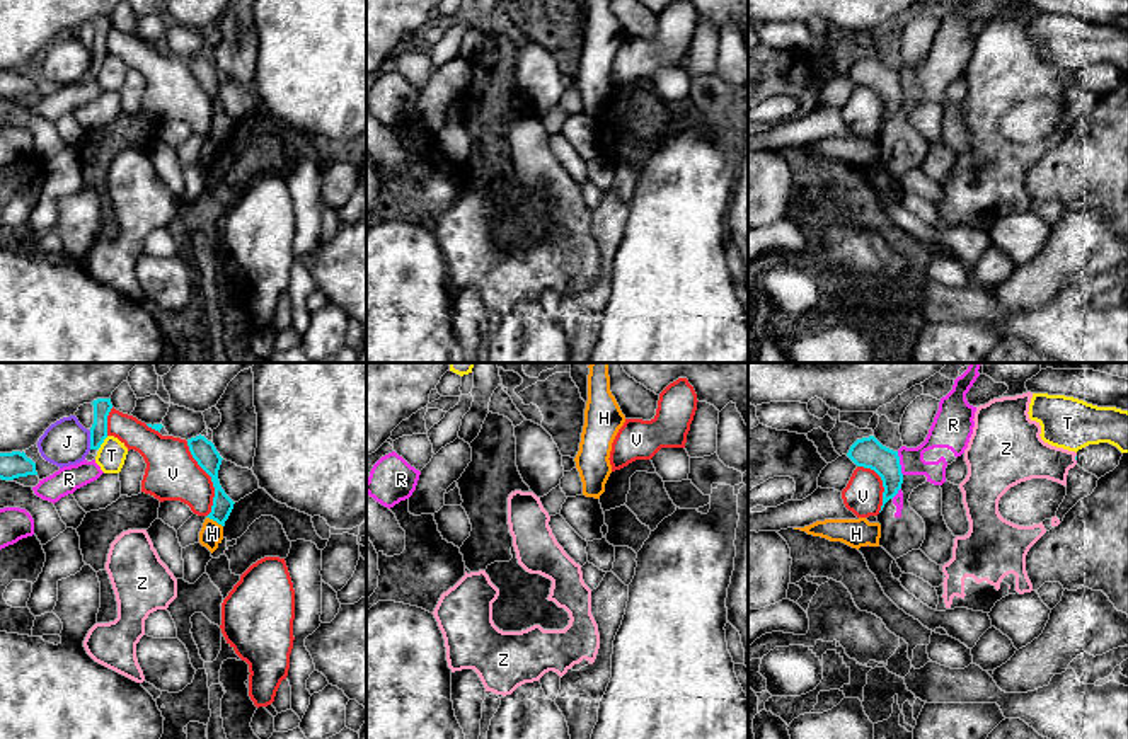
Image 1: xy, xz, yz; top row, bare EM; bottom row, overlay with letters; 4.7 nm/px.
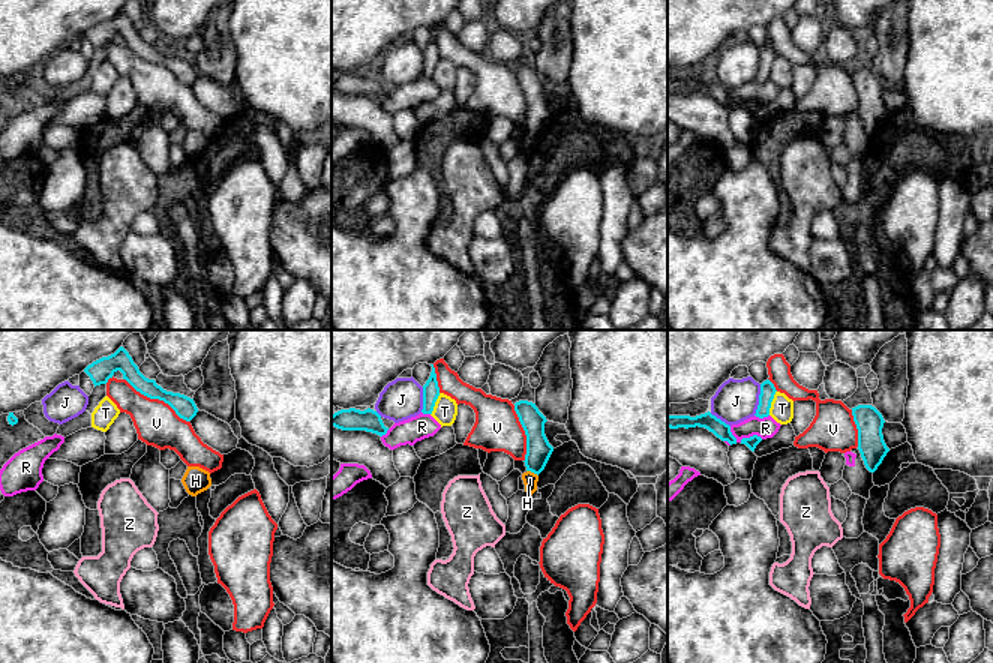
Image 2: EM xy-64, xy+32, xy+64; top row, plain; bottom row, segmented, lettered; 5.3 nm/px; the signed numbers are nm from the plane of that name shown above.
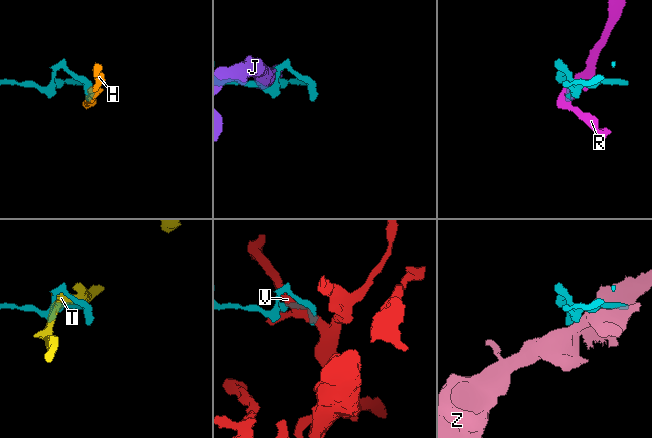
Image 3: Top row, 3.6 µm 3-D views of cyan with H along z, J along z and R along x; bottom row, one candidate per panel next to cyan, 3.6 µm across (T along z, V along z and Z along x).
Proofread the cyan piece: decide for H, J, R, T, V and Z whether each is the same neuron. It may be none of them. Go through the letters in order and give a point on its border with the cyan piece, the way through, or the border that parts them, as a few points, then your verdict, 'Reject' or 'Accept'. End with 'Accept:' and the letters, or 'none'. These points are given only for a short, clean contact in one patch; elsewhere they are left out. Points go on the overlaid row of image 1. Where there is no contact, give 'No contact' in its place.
H: Touches cyan at xy (215, 520). Boundary: xy (207, 516), (222, 527). Reject
J: Touches cyan at xy (91, 440). Reject
R: Touches cyan at yz (898, 464). Reject
T: Touches cyan at xy (103, 441). Reject
V: Touches cyan at xy (212, 479). Reject
Z: No contact. Reject
Accept: none

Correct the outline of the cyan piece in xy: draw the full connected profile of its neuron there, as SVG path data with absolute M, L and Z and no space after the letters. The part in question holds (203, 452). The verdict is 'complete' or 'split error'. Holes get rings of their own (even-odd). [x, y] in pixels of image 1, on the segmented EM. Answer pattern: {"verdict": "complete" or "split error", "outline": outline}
{"verdict": "complete", "outline": "M201 434L187 439L187 446L198 465L211 477L215 487L211 513L206 518L225 526L235 502L225 494L218 480L218 470L223 458L216 451L215 444Z"}

